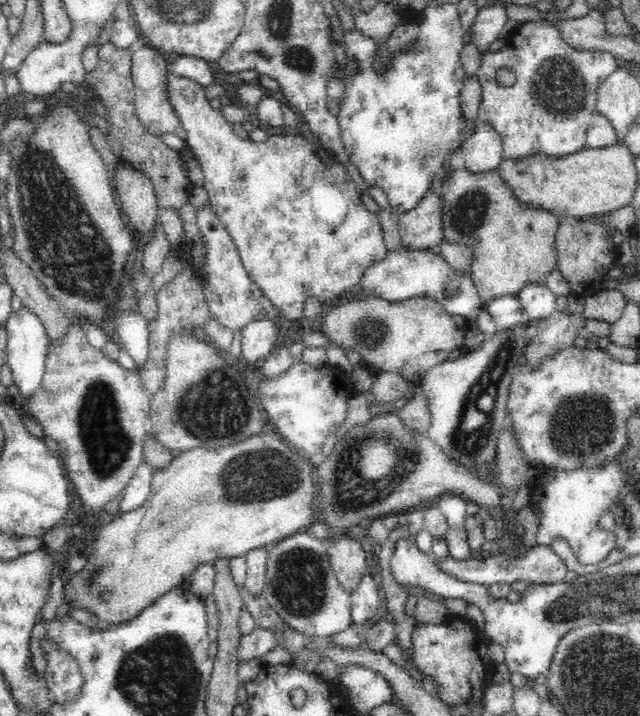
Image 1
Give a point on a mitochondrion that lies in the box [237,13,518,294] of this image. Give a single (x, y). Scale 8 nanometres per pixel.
(469, 212)

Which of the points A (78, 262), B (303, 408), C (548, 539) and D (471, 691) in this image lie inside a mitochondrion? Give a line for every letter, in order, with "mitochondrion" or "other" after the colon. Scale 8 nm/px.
A: mitochondrion
B: other
C: other
D: other

